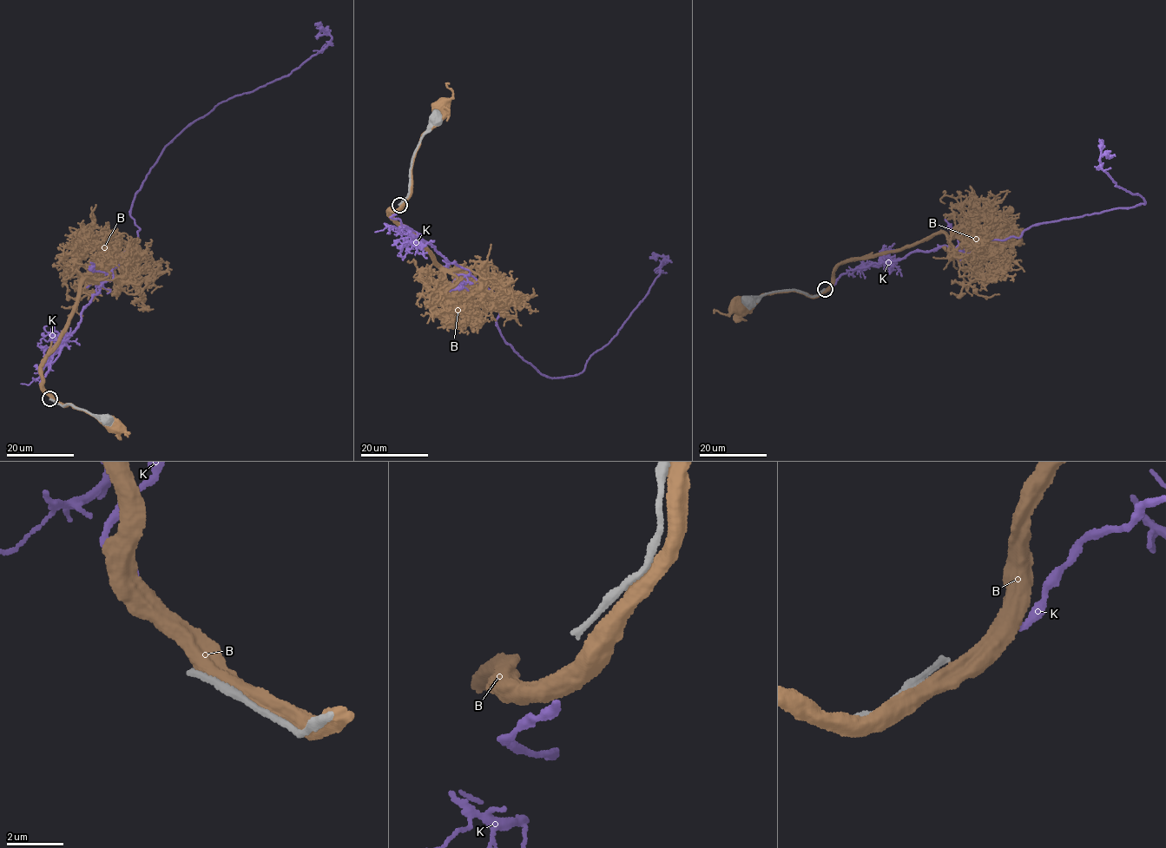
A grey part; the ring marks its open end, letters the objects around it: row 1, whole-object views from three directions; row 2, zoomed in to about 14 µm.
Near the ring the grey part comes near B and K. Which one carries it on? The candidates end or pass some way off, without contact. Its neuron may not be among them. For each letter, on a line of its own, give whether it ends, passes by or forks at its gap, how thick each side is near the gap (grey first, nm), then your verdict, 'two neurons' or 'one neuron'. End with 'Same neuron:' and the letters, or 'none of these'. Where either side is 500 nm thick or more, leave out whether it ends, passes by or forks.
B: 240 nm thick on the grey side, 600 nm on the other; two neurons
K: it ends there; 240 nm thick on the grey side, 320 nm on the other; one neuron
Same neuron: K

